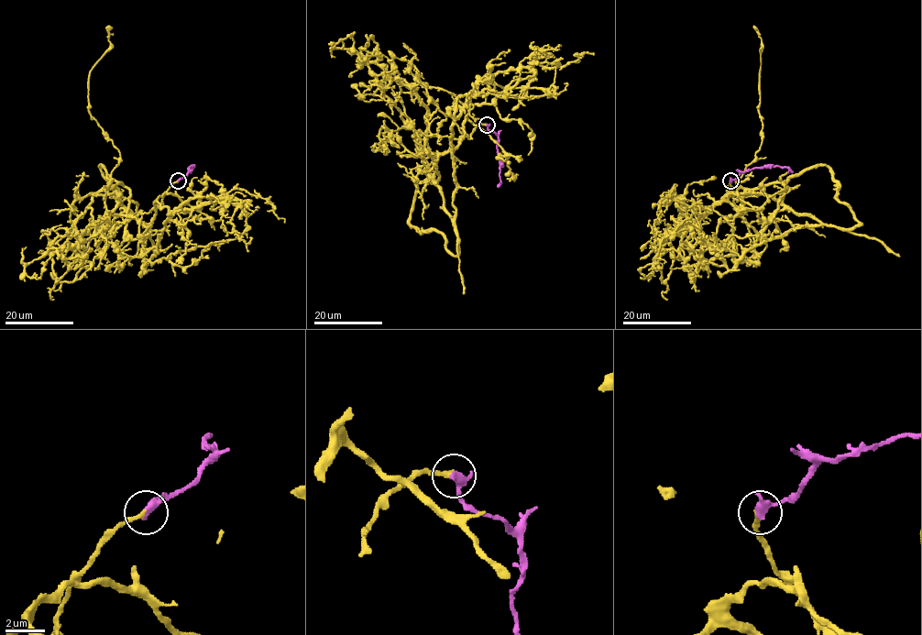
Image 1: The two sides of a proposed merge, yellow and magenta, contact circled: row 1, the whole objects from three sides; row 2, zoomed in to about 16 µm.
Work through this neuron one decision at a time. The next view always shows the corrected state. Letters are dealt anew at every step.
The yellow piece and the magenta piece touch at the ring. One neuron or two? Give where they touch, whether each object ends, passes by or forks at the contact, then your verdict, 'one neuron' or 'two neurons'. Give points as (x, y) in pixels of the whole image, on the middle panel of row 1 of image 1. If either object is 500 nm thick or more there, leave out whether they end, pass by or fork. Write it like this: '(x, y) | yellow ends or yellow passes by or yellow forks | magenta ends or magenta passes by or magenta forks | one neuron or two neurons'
(487, 125) | yellow ends | magenta passes by | one neuron

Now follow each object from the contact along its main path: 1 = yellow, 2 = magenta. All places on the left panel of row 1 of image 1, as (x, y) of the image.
1: (177, 181), (148, 213), (114, 221), (129, 190), (107, 189), (120, 153), (88, 98), (107, 26)
2: (177, 181), (186, 176), (191, 166), (189, 172)

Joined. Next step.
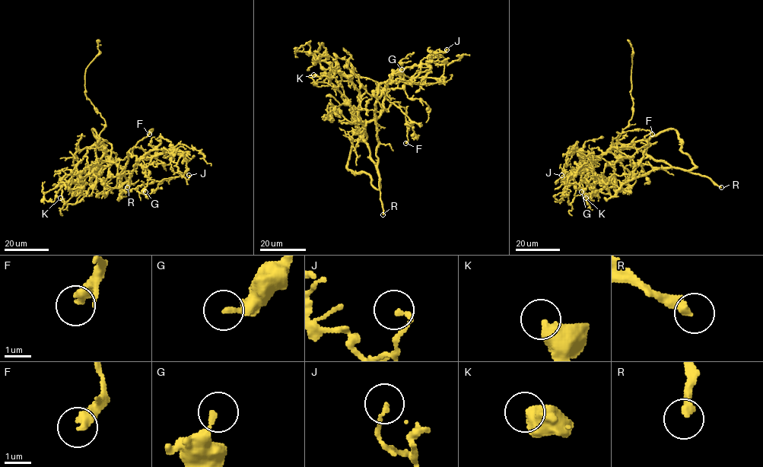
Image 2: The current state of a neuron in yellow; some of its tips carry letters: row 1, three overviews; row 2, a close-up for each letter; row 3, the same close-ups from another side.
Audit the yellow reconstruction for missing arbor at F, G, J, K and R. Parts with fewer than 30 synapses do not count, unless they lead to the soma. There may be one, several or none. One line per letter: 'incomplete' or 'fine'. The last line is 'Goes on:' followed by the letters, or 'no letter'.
F: fine
G: fine
J: fine
K: fine
R: incomplete
Goes on: R

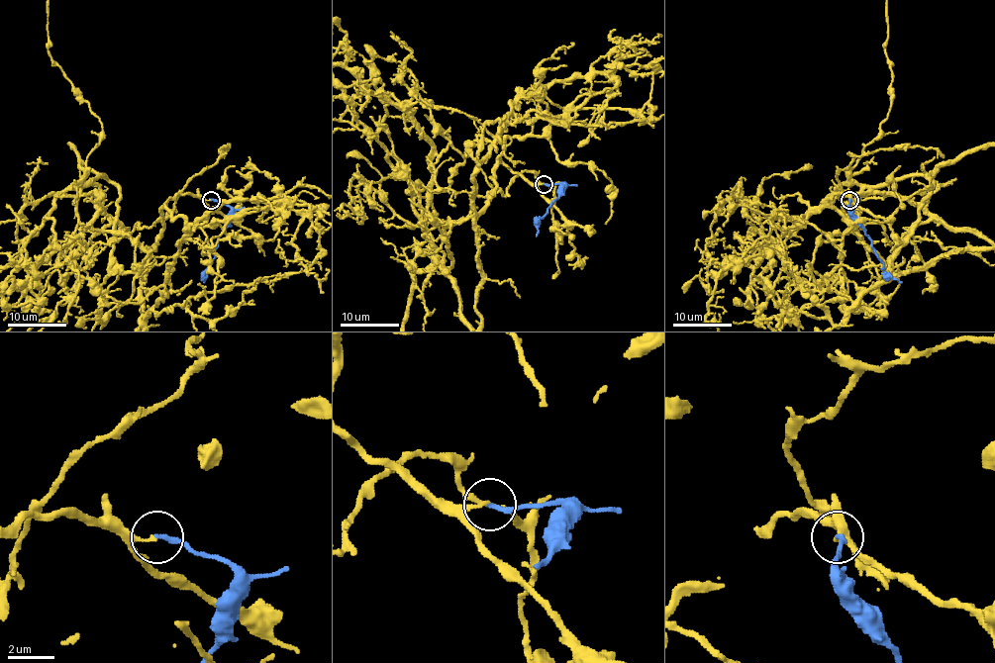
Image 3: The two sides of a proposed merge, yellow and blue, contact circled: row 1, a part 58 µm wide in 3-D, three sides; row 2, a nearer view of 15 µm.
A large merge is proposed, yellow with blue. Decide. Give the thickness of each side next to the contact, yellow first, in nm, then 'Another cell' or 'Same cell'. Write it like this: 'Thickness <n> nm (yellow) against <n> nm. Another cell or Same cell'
Thickness 150 nm (yellow) against 200 nm. Same cell

